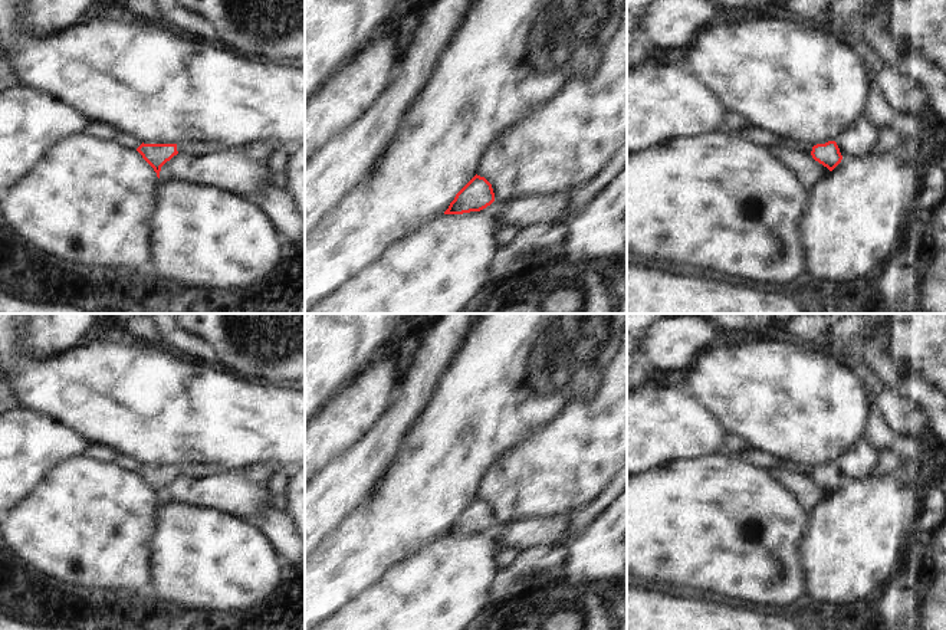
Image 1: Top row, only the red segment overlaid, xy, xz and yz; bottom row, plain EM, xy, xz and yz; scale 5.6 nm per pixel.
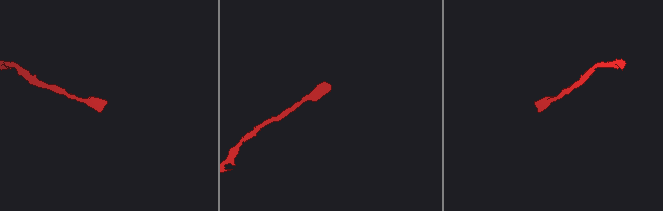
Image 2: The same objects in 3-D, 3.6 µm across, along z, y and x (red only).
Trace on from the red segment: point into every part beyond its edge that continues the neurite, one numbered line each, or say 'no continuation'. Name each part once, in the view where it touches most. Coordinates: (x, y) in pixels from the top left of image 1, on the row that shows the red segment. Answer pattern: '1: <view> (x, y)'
no continuation

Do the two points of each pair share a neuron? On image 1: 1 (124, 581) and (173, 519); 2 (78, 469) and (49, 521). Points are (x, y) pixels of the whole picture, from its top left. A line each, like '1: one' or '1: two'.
1: two
2: one

